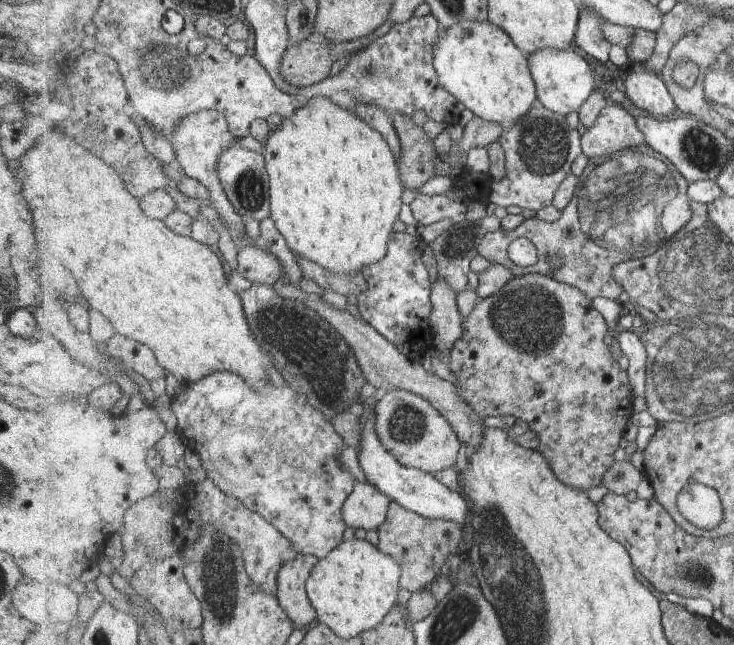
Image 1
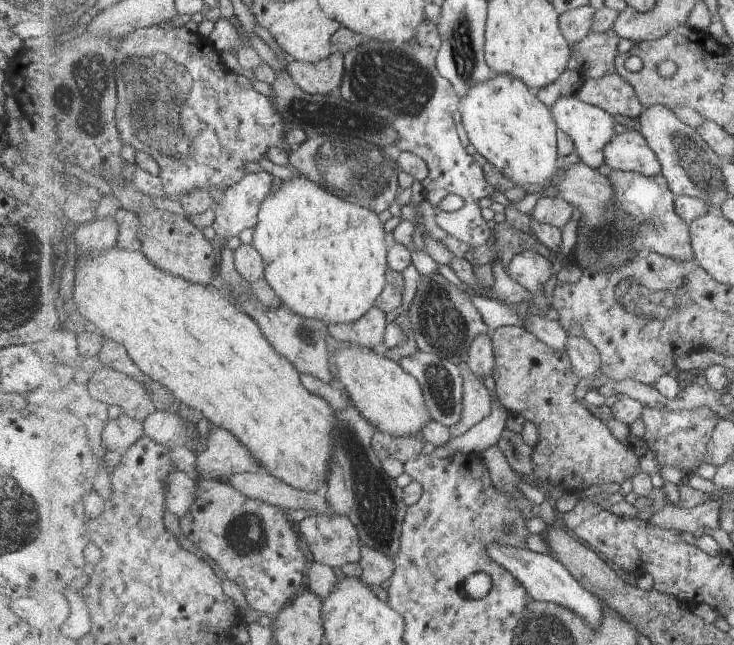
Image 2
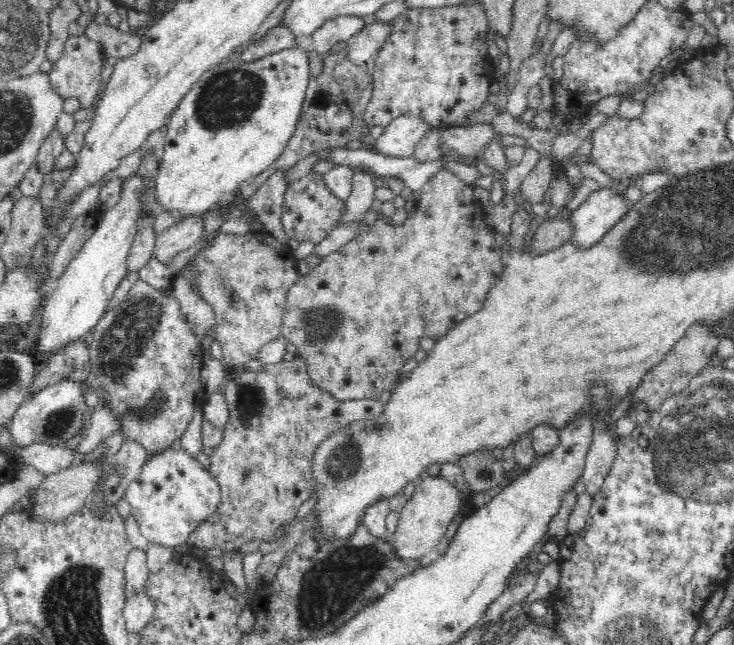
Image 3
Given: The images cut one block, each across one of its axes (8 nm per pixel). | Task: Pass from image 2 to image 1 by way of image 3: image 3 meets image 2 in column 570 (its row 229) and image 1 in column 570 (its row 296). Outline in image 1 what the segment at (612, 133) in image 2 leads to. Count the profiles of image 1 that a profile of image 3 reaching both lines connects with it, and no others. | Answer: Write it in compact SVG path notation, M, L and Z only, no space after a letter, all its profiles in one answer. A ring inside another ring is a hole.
M544 48L528 56L528 61L536 84L537 100L553 112L564 115L571 112L579 113L581 106L597 87L597 75L585 60L585 56L581 56L575 48L569 50Z

